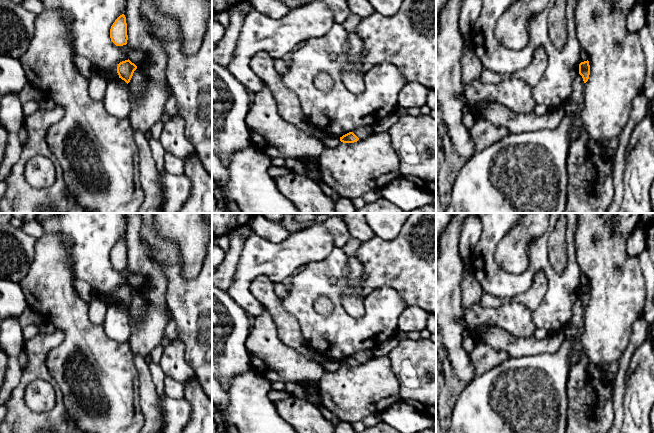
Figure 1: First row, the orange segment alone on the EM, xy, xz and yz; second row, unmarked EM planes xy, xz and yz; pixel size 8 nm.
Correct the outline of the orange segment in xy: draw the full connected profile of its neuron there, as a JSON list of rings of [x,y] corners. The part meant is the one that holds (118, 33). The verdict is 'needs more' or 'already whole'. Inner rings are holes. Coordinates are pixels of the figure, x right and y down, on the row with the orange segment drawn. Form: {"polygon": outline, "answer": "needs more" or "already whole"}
{"polygon": [[[124,14],[120,15],[111,26],[110,38],[116,46],[123,46],[127,44],[127,23]]], "answer": "already whole"}

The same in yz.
{"polygon": [[[588,60],[579,64],[579,74],[582,76],[584,83],[586,83],[590,75],[590,65]]], "answer": "already whole"}

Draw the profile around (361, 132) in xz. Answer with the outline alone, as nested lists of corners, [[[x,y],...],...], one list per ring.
[[[366,125],[356,128],[353,133],[359,138],[363,139],[371,134],[373,134],[372,125]]]

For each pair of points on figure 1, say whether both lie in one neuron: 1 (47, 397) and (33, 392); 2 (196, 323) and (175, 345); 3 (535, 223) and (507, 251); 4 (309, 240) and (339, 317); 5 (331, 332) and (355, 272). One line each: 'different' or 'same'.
1: same
2: different
3: same
4: different
5: different

